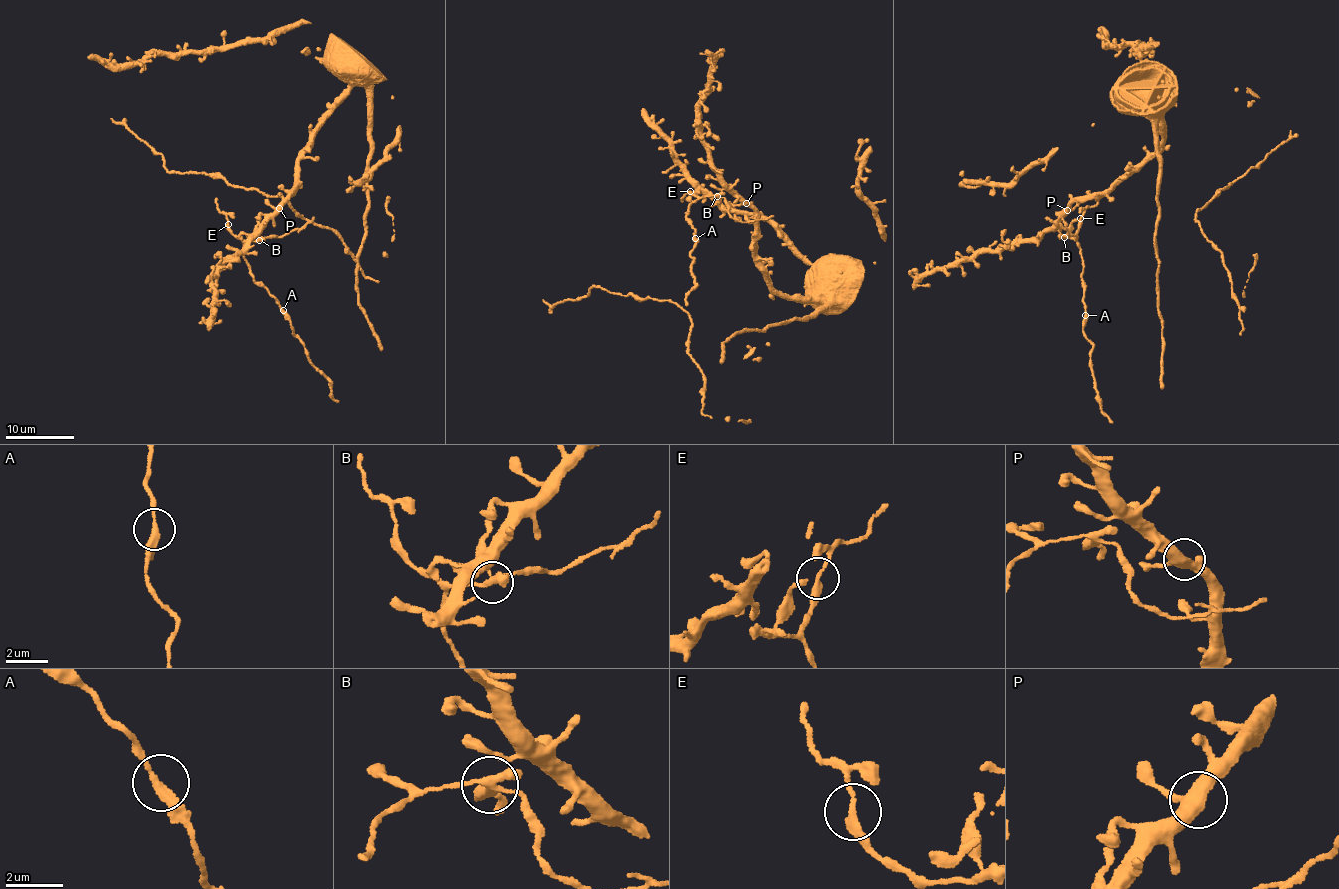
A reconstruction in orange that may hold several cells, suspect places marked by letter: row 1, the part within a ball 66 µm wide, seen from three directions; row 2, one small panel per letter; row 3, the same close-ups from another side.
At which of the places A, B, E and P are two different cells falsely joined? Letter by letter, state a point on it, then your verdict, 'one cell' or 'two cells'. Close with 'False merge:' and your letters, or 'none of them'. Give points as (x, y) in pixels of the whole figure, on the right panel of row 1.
A: at (1085, 315); one cell
B: at (1064, 237); two cells
E: at (1080, 218); two cells
P: at (1067, 210); one cell
False merge: B, E

